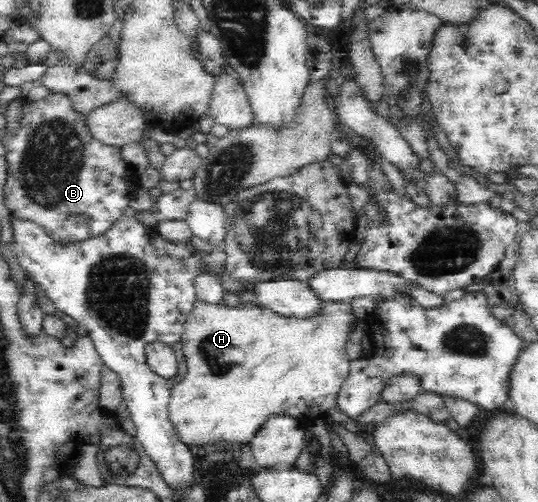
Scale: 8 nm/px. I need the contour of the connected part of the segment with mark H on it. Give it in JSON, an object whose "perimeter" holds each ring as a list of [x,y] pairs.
{"perimeter":[[[201,300],[194,302],[195,308],[184,325],[184,334],[180,338],[185,362],[181,365],[181,376],[172,383],[171,401],[169,412],[171,421],[181,437],[181,441],[192,449],[200,448],[206,444],[214,444],[220,441],[247,444],[259,427],[267,420],[271,413],[287,413],[301,421],[301,424],[309,425],[316,419],[326,420],[329,418],[329,410],[336,407],[337,394],[342,390],[350,372],[350,360],[348,359],[347,338],[357,327],[358,317],[355,315],[353,305],[346,301],[321,301],[319,310],[315,316],[309,317],[287,317],[281,316],[273,310],[262,307],[255,301],[242,301],[237,306],[224,304],[206,303]]]}

